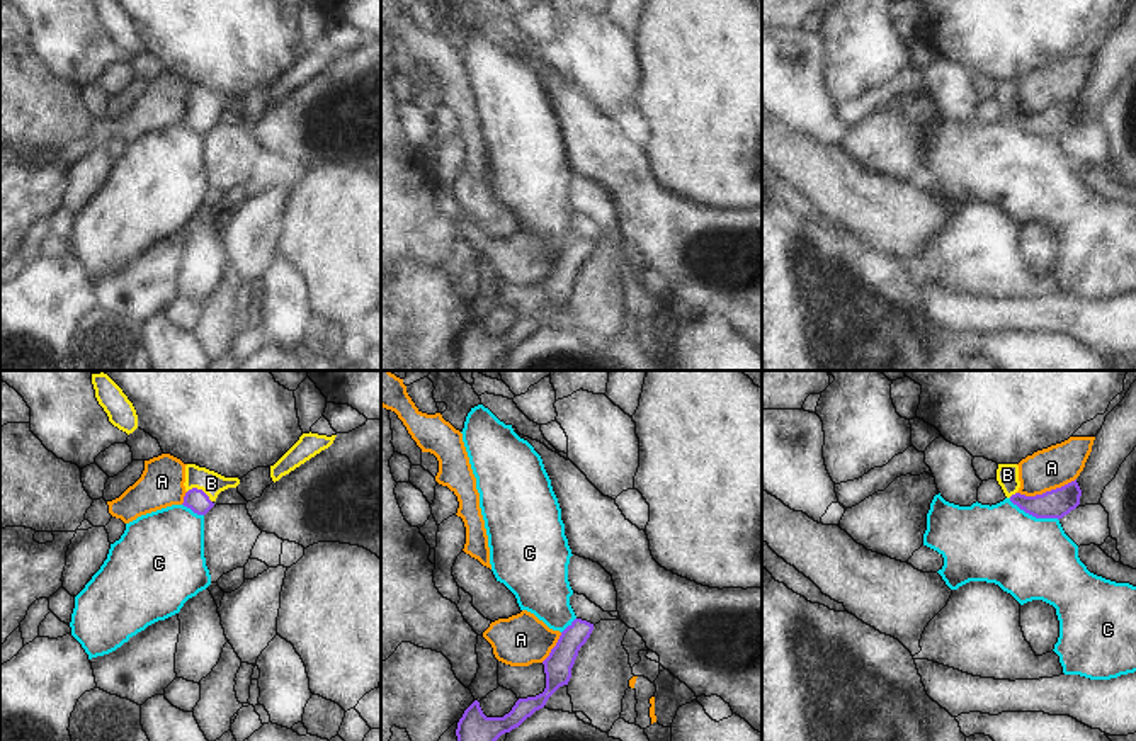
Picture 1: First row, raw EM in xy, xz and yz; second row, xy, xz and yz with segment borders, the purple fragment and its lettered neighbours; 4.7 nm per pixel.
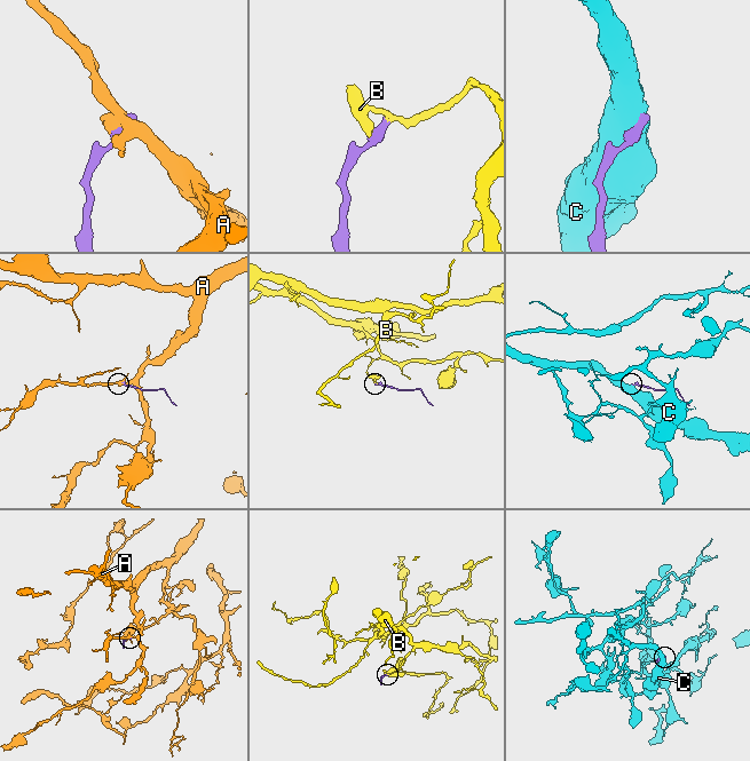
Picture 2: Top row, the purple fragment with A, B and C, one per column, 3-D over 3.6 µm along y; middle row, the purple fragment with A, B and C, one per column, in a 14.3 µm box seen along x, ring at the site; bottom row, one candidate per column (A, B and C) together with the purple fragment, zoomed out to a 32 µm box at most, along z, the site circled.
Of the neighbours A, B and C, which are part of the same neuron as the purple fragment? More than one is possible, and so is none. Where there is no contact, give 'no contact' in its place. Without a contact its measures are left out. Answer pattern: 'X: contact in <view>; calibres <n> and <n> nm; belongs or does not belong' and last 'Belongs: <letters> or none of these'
A: contact in yz; calibres 140 and 200 nm; does not belong
B: contact in xy; calibres 100 and 110 nm; belongs
C: contact in yz; calibres 140 and 380 nm; does not belong
Belongs: B

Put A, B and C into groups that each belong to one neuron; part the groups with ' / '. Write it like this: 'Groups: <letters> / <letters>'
Groups: A / B / C.

